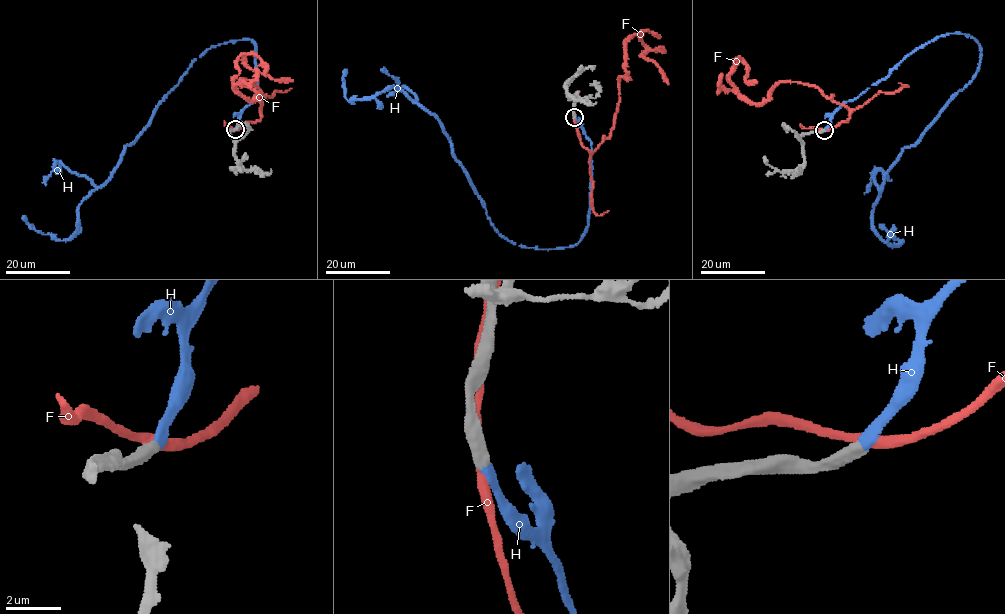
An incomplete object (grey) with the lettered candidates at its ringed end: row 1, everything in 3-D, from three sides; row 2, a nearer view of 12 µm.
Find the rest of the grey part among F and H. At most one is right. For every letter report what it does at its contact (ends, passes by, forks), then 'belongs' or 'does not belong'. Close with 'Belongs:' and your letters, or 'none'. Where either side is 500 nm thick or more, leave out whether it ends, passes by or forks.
F: does not belong
H: it ends | belongs
Belongs: H

